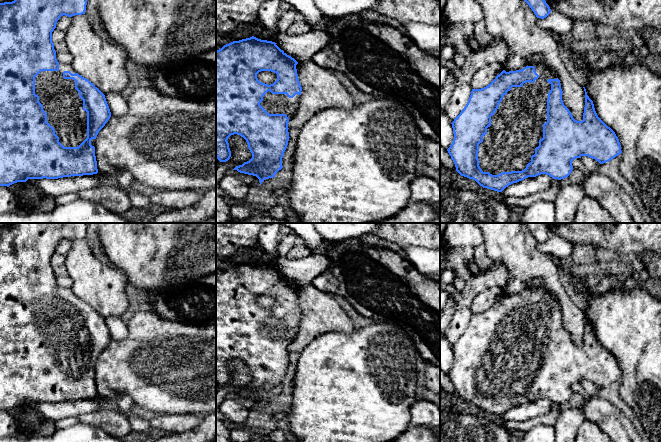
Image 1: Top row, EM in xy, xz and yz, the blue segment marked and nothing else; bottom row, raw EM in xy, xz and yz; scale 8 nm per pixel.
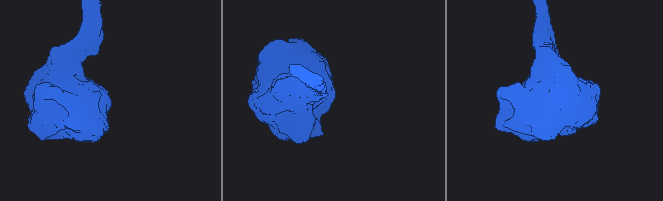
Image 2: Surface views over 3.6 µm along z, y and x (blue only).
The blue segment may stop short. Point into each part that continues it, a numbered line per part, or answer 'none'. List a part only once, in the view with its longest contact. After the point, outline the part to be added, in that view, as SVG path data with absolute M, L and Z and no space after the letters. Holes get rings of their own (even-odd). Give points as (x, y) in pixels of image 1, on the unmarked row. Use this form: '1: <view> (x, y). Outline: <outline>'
1: yz (516, 351). Outline: M535 290L539 302L522 311L512 311L503 320L491 350L479 368L479 390L483 396L522 395L531 386L539 364L543 362L543 348L547 346L547 323L551 314L548 303L556 298Z

